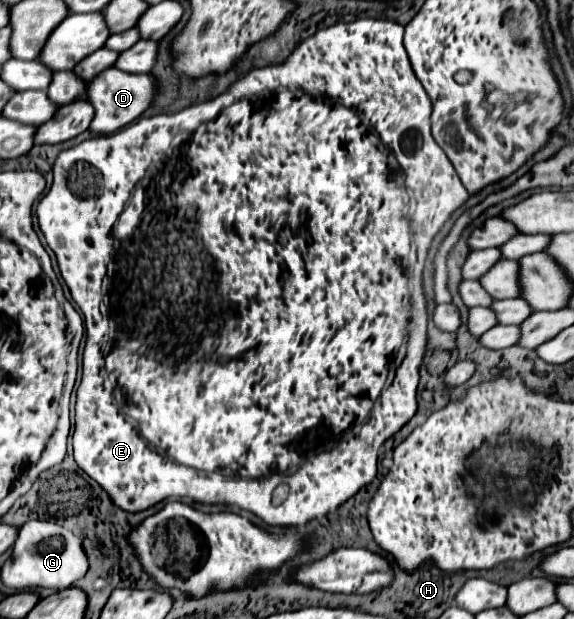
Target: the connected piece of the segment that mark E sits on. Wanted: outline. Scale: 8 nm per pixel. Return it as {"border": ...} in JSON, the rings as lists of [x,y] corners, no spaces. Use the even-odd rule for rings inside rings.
{"border":[[[366,18],[366,20],[354,20],[354,22],[350,22],[350,24],[336,24],[336,26],[332,26],[332,28],[324,28],[324,30],[322,30],[322,32],[316,32],[316,34],[314,34],[314,36],[310,36],[310,40],[308,40],[308,38],[306,38],[306,40],[304,40],[304,42],[302,42],[302,44],[300,44],[300,46],[298,46],[298,48],[296,48],[296,50],[294,50],[294,54],[292,54],[292,58],[290,58],[290,60],[286,60],[286,62],[284,62],[284,64],[278,64],[278,66],[266,66],[266,68],[258,68],[258,70],[252,70],[252,72],[250,72],[250,74],[248,74],[248,76],[246,76],[246,78],[242,78],[242,80],[240,80],[240,82],[236,82],[236,84],[234,84],[234,86],[232,86],[232,88],[228,88],[228,92],[224,92],[224,94],[222,94],[222,96],[218,96],[218,98],[214,98],[214,100],[210,100],[210,102],[206,102],[206,104],[198,104],[198,106],[190,106],[190,107],[187,107],[187,108],[185,108],[185,109],[184,109],[184,110],[182,110],[182,111],[180,111],[180,112],[178,112],[178,114],[172,114],[172,116],[166,116],[166,114],[160,114],[160,116],[152,116],[152,118],[140,118],[140,120],[136,120],[136,122],[134,122],[134,124],[128,124],[128,126],[124,126],[124,128],[120,128],[120,130],[118,130],[118,132],[114,132],[114,134],[106,134],[106,136],[98,136],[98,138],[90,138],[90,140],[84,140],[84,142],[82,142],[82,144],[78,144],[78,146],[74,146],[74,148],[70,148],[70,150],[64,150],[64,152],[62,152],[62,154],[60,154],[60,156],[58,156],[58,158],[56,158],[56,164],[54,164],[54,168],[52,168],[52,170],[54,170],[54,184],[52,184],[52,188],[50,188],[50,190],[48,190],[48,194],[46,194],[46,196],[44,196],[44,198],[42,198],[42,200],[40,200],[40,204],[38,204],[38,208],[36,208],[36,214],[38,214],[38,224],[40,224],[40,230],[42,230],[42,234],[44,234],[44,238],[46,238],[46,242],[48,242],[48,246],[50,246],[50,248],[52,248],[52,250],[54,250],[54,254],[56,254],[56,260],[58,260],[58,266],[60,266],[60,274],[62,274],[62,278],[64,278],[64,282],[66,282],[66,284],[68,284],[68,288],[70,288],[70,294],[72,294],[72,298],[74,298],[74,302],[76,302],[76,304],[78,304],[78,306],[80,306],[80,310],[82,310],[82,314],[84,314],[84,324],[86,324],[86,348],[84,348],[84,354],[82,354],[82,382],[80,382],[80,386],[78,386],[78,398],[76,398],[76,432],[74,432],[74,436],[72,436],[72,438],[74,438],[74,460],[76,460],[76,464],[78,464],[78,466],[80,466],[80,468],[82,468],[82,470],[84,470],[84,472],[86,472],[86,474],[88,474],[88,476],[90,476],[90,478],[94,478],[94,480],[96,480],[96,482],[98,482],[98,484],[100,484],[100,486],[102,486],[102,488],[104,488],[104,490],[106,490],[106,492],[108,492],[108,494],[110,494],[110,498],[112,498],[112,502],[114,502],[114,504],[116,504],[116,506],[120,506],[120,508],[124,508],[124,510],[128,510],[128,512],[138,512],[138,510],[144,510],[144,508],[148,508],[148,506],[154,506],[154,504],[156,504],[156,502],[162,502],[162,500],[166,500],[166,498],[192,498],[192,500],[198,500],[198,502],[208,502],[208,504],[212,504],[212,502],[224,502],[224,504],[238,504],[238,506],[240,506],[240,508],[246,508],[246,510],[252,510],[252,512],[254,512],[254,514],[256,514],[256,516],[258,516],[258,518],[262,518],[262,520],[264,520],[264,522],[266,522],[266,524],[270,524],[270,526],[298,526],[298,524],[306,524],[306,522],[308,522],[308,520],[312,520],[312,518],[318,518],[318,516],[322,516],[322,514],[326,514],[326,512],[328,512],[328,510],[334,510],[334,508],[338,508],[338,506],[340,506],[340,504],[342,504],[342,502],[346,502],[346,500],[348,500],[348,498],[350,498],[350,496],[354,496],[354,494],[356,494],[356,492],[358,492],[358,490],[360,490],[360,488],[362,488],[362,486],[364,486],[364,484],[368,484],[368,482],[372,482],[372,480],[374,480],[374,476],[376,476],[376,462],[378,462],[378,450],[380,450],[380,446],[382,446],[382,444],[384,444],[384,440],[386,440],[386,438],[390,438],[390,436],[392,436],[392,434],[394,434],[394,432],[398,432],[398,430],[400,430],[400,428],[402,428],[402,426],[404,426],[404,422],[406,422],[406,420],[410,420],[410,418],[412,418],[412,414],[414,414],[414,412],[416,412],[416,386],[418,386],[418,368],[420,368],[420,364],[422,364],[422,356],[424,356],[424,344],[426,344],[426,322],[429,322],[429,320],[430,320],[430,316],[429,316],[429,315],[428,315],[428,312],[427,312],[427,300],[426,300],[426,297],[425,297],[425,291],[424,291],[424,287],[423,287],[423,284],[422,284],[422,282],[423,282],[423,281],[422,281],[422,274],[423,274],[423,269],[424,269],[424,265],[425,265],[425,262],[426,262],[426,260],[427,260],[427,256],[428,256],[428,246],[430,246],[430,242],[432,242],[432,238],[434,238],[434,234],[436,234],[436,232],[438,232],[438,230],[440,230],[440,228],[442,228],[442,224],[444,224],[444,222],[446,222],[446,220],[448,220],[448,216],[450,216],[450,214],[452,214],[452,212],[454,212],[454,210],[456,210],[456,208],[458,208],[458,206],[460,206],[460,204],[462,204],[462,202],[464,202],[464,200],[466,200],[466,198],[468,198],[468,192],[466,192],[466,188],[464,188],[464,186],[462,186],[462,182],[460,182],[460,178],[458,178],[458,174],[456,174],[456,170],[454,170],[454,166],[452,166],[452,162],[450,162],[450,160],[448,160],[448,156],[446,156],[446,154],[444,154],[444,152],[442,152],[442,150],[440,150],[440,146],[438,146],[438,144],[436,144],[436,142],[435,142],[435,140],[434,140],[434,138],[433,138],[433,136],[432,136],[432,133],[431,133],[431,121],[430,121],[430,115],[431,115],[431,114],[432,114],[432,102],[430,102],[430,98],[428,98],[428,94],[426,94],[426,90],[424,90],[424,86],[422,86],[422,84],[420,84],[420,82],[418,82],[418,78],[416,78],[416,74],[414,74],[414,70],[412,70],[412,66],[410,66],[410,60],[408,60],[408,54],[406,54],[406,50],[404,50],[404,44],[402,44],[402,36],[404,36],[404,26],[400,26],[400,24],[398,24],[398,22],[392,22],[392,20],[374,20],[374,18]],[[412,132],[419,132],[419,133],[420,133],[420,134],[421,134],[421,136],[422,136],[422,140],[423,140],[423,143],[422,143],[422,144],[416,144],[416,140],[412,140]],[[406,188],[408,188],[408,190],[412,190],[412,194],[414,194],[414,198],[416,198],[416,212],[414,212],[414,216],[412,216],[412,220],[410,220],[410,214],[408,214],[408,192],[406,192]],[[410,228],[412,228],[412,242],[414,242],[414,248],[416,248],[416,258],[414,258],[414,264],[412,264],[412,266],[410,266],[410,267],[408,267],[408,268],[406,268],[406,269],[405,269],[405,274],[404,274],[404,270],[402,270],[402,266],[400,266],[400,258],[402,258],[402,256],[406,256],[406,254],[410,254]],[[110,234],[112,234],[112,246],[114,246],[114,270],[112,270],[112,272],[108,272],[108,276],[106,276],[106,264],[108,264],[108,260],[110,260],[110,254],[112,254],[112,246],[110,246]],[[404,330],[406,330],[406,346],[404,346],[404,348],[406,348],[406,356],[404,356],[404,358],[402,358],[402,364],[400,364],[400,366],[398,366],[398,372],[396,372],[396,376],[394,376],[394,382],[392,382],[392,384],[390,384],[390,388],[386,388],[386,394],[384,394],[384,402],[380,402],[380,400],[378,400],[378,398],[380,398],[380,394],[382,394],[382,390],[384,390],[384,378],[386,378],[386,372],[388,372],[388,368],[386,368],[386,362],[388,362],[388,356],[390,356],[390,352],[396,352],[396,350],[398,350],[398,348],[400,348],[400,344],[402,344],[402,342],[404,342]],[[142,334],[144,334],[144,358],[150,358],[150,366],[146,366],[146,370],[142,370]],[[102,346],[106,346],[106,366],[102,366],[102,358],[104,358],[104,350],[102,350]],[[188,358],[196,358],[196,362],[198,362],[198,364],[196,364],[196,362],[194,362],[194,364],[192,364],[192,362],[190,362],[190,360],[188,360]],[[126,418],[128,418],[128,420],[130,420],[130,422],[132,422],[132,420],[136,420],[136,422],[138,422],[138,426],[140,426],[140,432],[138,432],[138,430],[136,430],[136,428],[134,428],[134,426],[130,426],[130,422],[126,422]],[[146,438],[148,438],[148,440],[152,440],[152,442],[154,442],[154,444],[156,444],[156,442],[158,442],[158,446],[160,446],[160,448],[162,448],[162,450],[164,450],[164,454],[166,454],[166,456],[164,456],[164,454],[160,454],[160,450],[158,450],[158,448],[156,448],[156,446],[154,446],[154,444],[150,444],[150,442],[146,442]],[[320,450],[322,450],[322,454],[318,454],[318,458],[314,458],[314,462],[304,462],[304,458],[308,458],[308,456],[312,456],[312,454],[314,454],[314,452],[320,452]],[[190,466],[194,466],[194,468],[200,468],[200,470],[206,470],[206,472],[220,472],[220,469],[224,469],[224,468],[228,468],[228,474],[198,474],[198,470],[190,470]],[[270,470],[294,470],[294,474],[286,474],[286,480],[288,480],[288,484],[290,484],[290,494],[288,494],[288,498],[286,498],[286,500],[284,500],[284,502],[282,502],[282,504],[280,504],[280,506],[274,506],[274,504],[272,504],[272,490],[274,490],[274,488],[276,488],[276,486],[278,486],[278,484],[280,484],[280,482],[282,482],[282,474],[268,474],[268,472],[270,472]]]}

